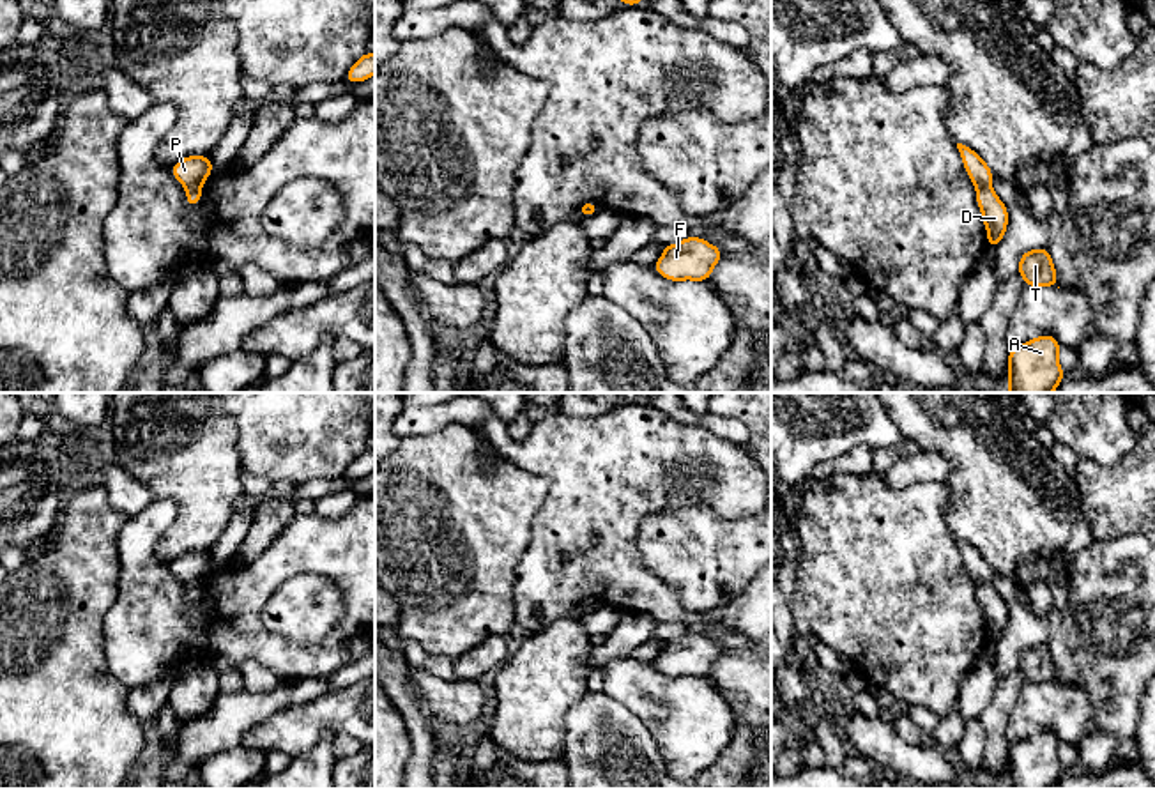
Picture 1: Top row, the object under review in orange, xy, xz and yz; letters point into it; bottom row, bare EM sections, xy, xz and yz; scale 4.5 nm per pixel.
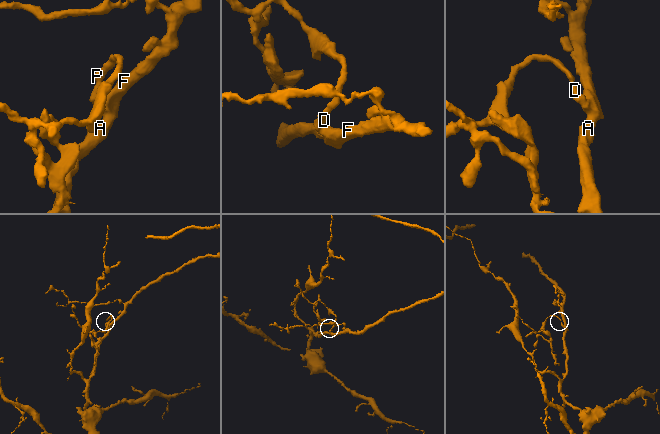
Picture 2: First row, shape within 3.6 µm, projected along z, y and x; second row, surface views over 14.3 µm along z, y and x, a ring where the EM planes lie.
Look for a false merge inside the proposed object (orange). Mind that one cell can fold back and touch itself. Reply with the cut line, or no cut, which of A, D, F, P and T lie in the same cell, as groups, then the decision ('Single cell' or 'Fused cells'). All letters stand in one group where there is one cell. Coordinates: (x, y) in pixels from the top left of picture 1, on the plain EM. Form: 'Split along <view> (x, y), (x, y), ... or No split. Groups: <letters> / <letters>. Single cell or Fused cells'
Split along yz (989, 581), (977, 584). Groups: A D F T / P. Fused cells

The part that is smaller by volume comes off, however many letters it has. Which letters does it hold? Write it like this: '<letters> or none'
P

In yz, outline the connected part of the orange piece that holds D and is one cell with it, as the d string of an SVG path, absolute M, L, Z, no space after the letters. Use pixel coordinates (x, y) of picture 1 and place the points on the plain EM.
M991 582L976 584L976 600L987 624L989 646L996 644L1008 623L1006 601L998 594Z

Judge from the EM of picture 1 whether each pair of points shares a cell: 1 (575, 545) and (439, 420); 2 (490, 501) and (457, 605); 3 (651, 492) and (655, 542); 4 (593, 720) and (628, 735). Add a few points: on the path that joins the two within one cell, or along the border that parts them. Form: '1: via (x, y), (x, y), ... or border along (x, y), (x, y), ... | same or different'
1: via (575, 497), (538, 455), (515, 451), (487, 420) | same
2: via (469, 528), (462, 535), (462, 574), (457, 579) | same
3: border along (692, 501), (651, 513), (639, 533), (639, 552) | different
4: via (602, 729), (607, 735), (619, 735) | same

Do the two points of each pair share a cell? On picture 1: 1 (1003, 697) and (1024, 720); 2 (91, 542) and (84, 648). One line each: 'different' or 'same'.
1: different
2: same

